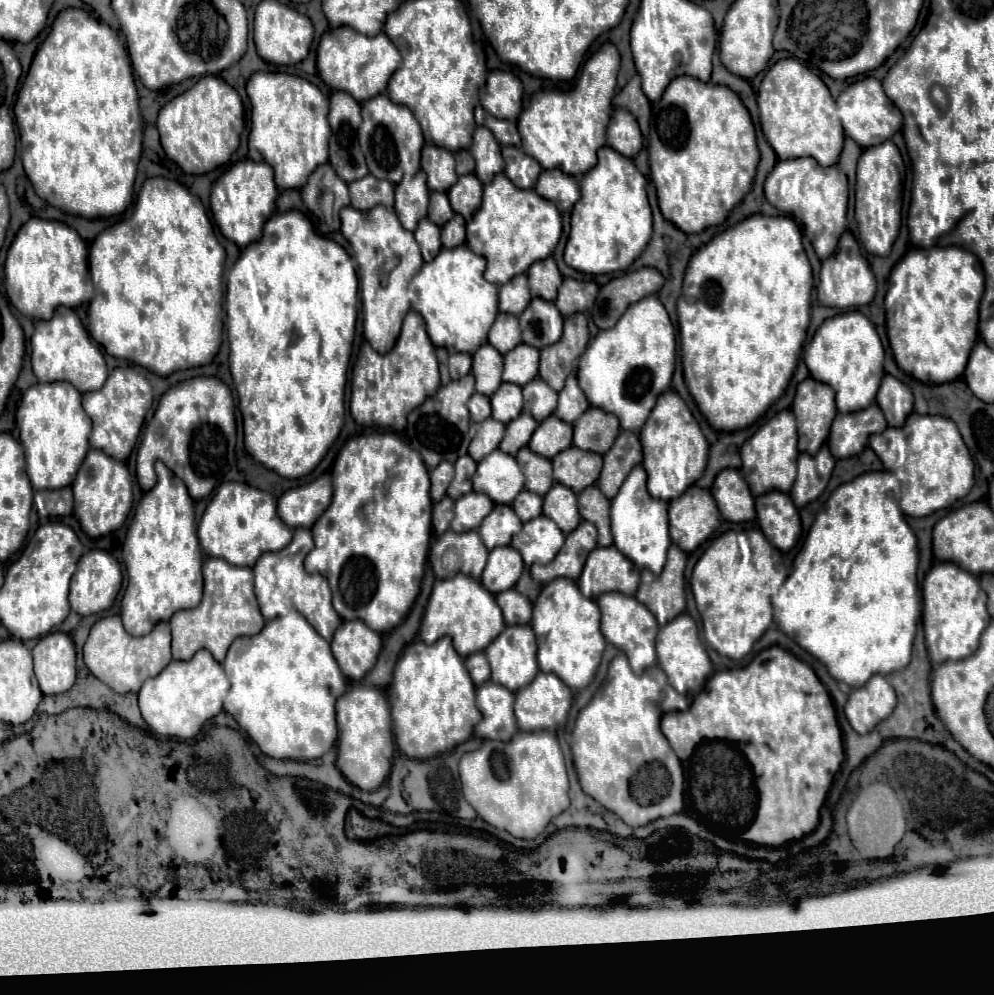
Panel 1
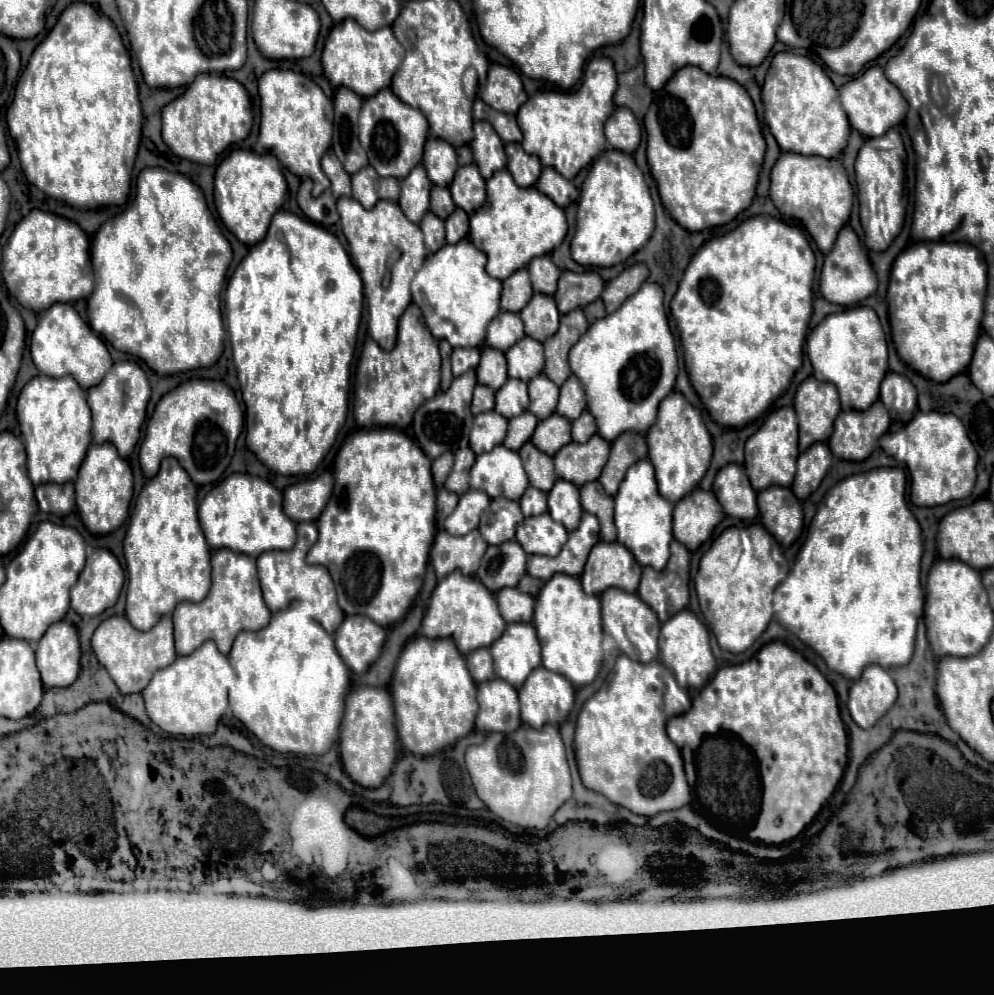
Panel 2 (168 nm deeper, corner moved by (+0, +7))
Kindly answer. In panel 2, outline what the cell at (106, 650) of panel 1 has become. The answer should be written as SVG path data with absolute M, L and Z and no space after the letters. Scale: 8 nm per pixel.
M122 615L108 617L92 635L92 651L122 693L140 693L148 685L154 671L168 667L176 659L172 617L164 615L150 631L136 631Z

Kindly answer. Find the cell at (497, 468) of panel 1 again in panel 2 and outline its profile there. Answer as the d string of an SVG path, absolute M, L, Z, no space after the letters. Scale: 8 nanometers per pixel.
M496 445L492 451L476 457L470 487L486 491L492 499L504 495L518 501L528 487L528 477L518 453L508 451L504 445Z

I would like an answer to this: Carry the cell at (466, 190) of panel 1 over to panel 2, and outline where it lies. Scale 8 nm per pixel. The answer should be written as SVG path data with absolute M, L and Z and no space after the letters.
M464 165L458 167L456 179L450 185L450 193L454 203L464 209L468 215L472 215L486 199L486 187L480 171L476 171L476 165Z

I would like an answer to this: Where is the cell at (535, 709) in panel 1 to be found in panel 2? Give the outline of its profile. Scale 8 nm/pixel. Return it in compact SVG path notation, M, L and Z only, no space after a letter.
M538 667L528 675L526 683L518 689L522 723L540 729L542 725L560 725L572 705L574 705L574 687L572 683L554 671Z

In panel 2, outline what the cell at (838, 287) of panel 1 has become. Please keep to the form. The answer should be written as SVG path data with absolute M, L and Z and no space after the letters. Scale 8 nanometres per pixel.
M850 225L842 227L834 249L826 255L824 259L824 267L822 267L822 275L820 275L820 293L836 305L856 305L860 301L864 301L866 297L870 297L878 287L876 281L876 273L870 265L868 255L864 253L858 235L852 231Z

